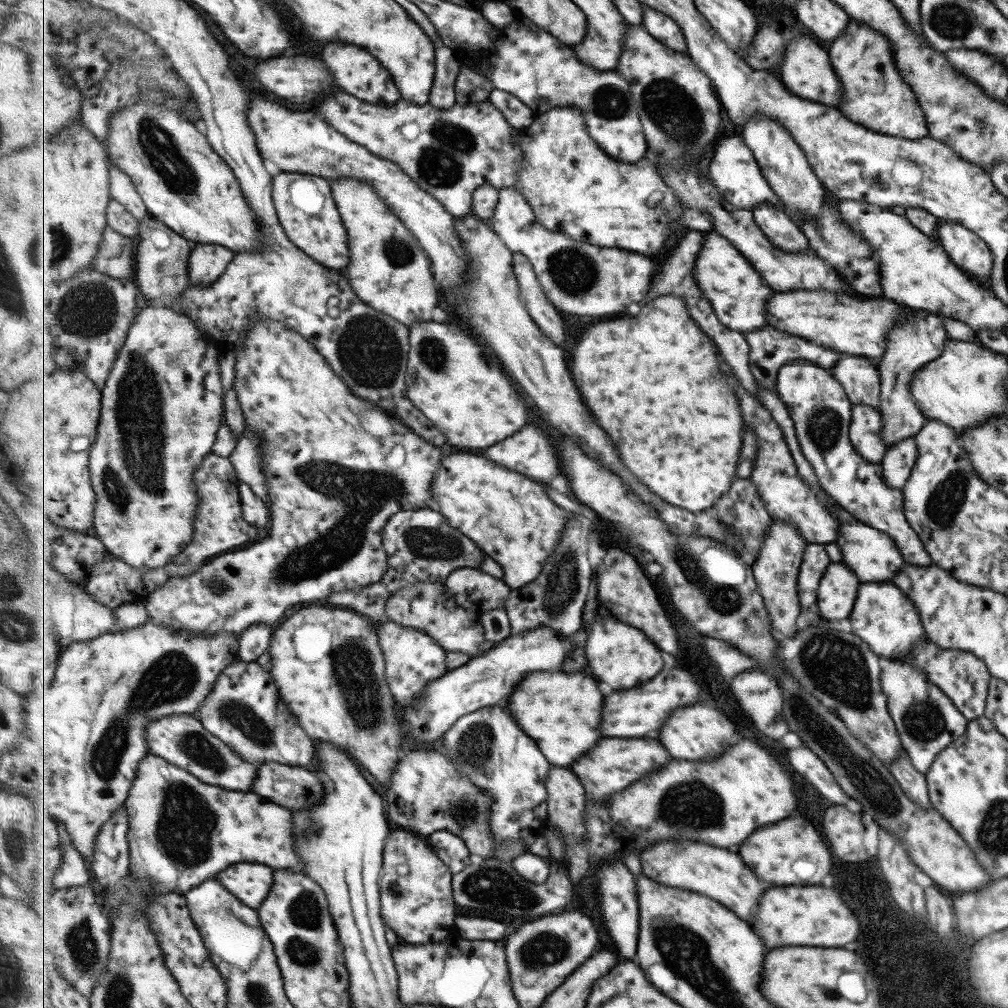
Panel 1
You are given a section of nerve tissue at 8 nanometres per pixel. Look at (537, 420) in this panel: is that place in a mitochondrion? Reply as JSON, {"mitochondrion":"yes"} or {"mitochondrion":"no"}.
{"mitochondrion":"no"}

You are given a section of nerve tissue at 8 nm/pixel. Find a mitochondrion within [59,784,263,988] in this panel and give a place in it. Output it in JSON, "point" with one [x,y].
{"point":[82,949]}

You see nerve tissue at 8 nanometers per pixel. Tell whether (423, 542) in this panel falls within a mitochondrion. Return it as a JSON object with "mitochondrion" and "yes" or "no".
{"mitochondrion":"yes"}

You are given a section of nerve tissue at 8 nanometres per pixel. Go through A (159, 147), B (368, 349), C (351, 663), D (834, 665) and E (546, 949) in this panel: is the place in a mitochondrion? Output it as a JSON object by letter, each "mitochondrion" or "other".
{"A":"mitochondrion","B":"mitochondrion","C":"mitochondrion","D":"mitochondrion","E":"mitochondrion"}

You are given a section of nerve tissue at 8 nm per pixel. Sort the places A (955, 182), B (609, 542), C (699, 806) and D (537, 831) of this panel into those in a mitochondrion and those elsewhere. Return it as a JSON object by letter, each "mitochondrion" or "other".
{"A":"other","B":"other","C":"mitochondrion","D":"other"}

